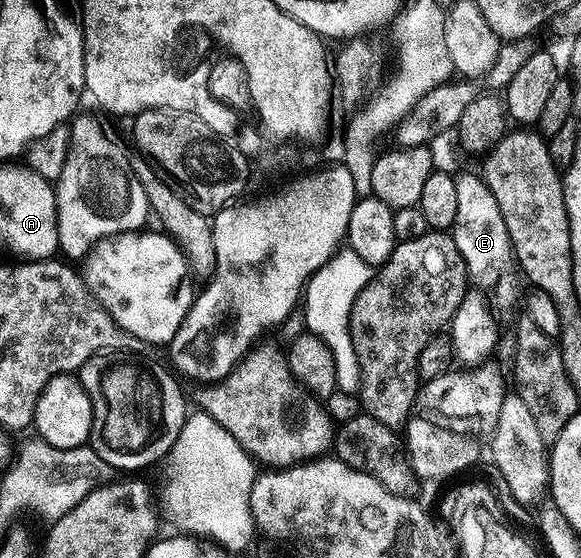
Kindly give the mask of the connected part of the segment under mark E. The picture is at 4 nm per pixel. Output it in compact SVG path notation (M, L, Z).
M471 172L458 173L455 176L457 182L457 218L455 225L449 229L451 240L457 246L465 267L467 267L468 281L476 289L495 288L495 300L501 307L507 308L515 300L515 276L513 267L513 253L511 251L511 239L509 230L505 230L505 218L501 218L501 210L497 207L497 200L493 198L493 192L484 183L482 175Z

